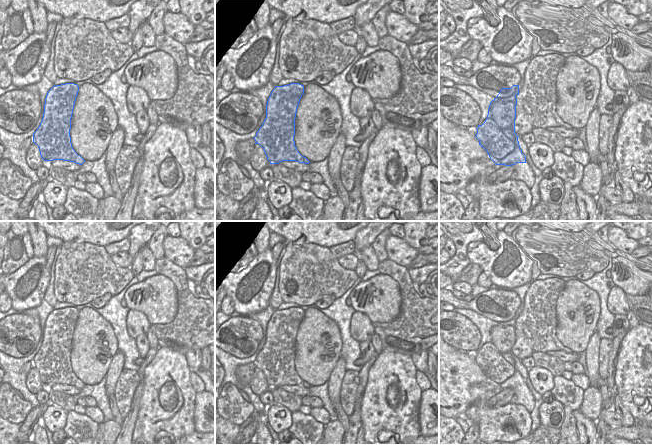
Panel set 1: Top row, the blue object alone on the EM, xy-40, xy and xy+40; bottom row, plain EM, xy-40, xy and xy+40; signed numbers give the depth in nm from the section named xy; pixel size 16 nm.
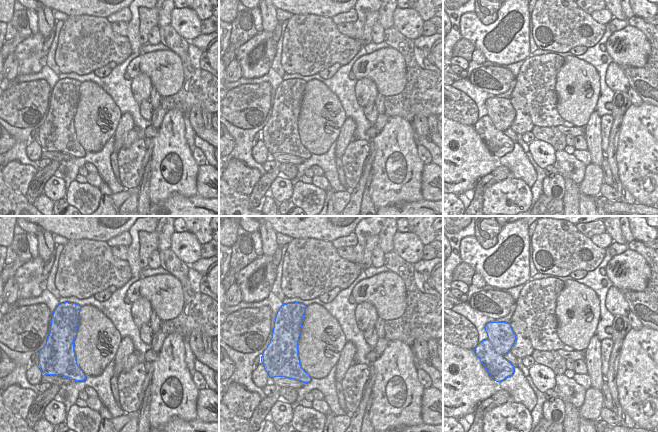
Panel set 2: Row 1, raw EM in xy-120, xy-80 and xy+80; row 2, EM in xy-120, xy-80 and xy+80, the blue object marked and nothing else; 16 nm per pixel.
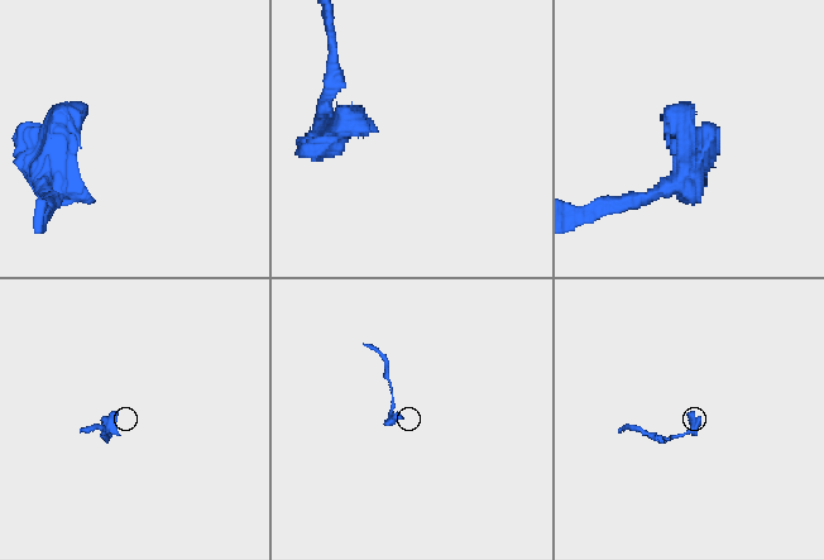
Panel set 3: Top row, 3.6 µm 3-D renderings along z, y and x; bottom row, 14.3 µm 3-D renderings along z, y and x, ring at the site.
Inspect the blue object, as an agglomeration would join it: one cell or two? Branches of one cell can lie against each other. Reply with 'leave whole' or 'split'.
split

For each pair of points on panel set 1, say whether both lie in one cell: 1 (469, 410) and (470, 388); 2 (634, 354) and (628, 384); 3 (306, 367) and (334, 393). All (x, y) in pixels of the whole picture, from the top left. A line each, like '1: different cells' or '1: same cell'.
1: different cells
2: same cell
3: different cells

